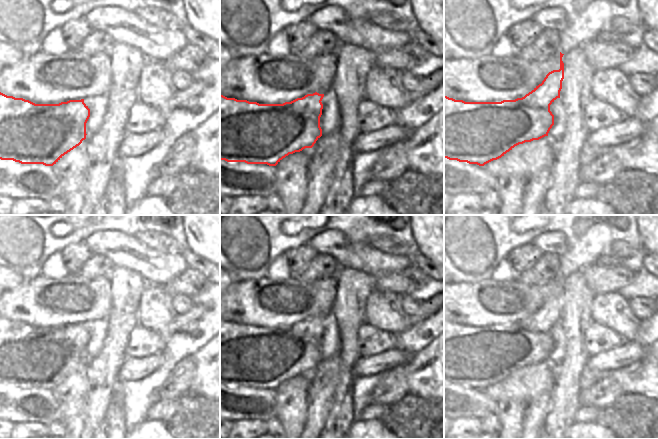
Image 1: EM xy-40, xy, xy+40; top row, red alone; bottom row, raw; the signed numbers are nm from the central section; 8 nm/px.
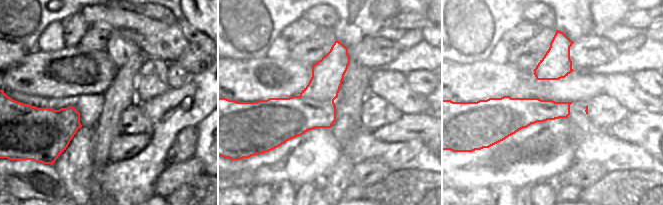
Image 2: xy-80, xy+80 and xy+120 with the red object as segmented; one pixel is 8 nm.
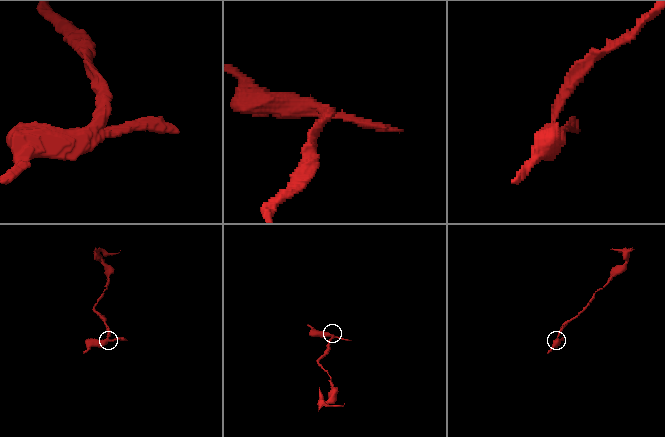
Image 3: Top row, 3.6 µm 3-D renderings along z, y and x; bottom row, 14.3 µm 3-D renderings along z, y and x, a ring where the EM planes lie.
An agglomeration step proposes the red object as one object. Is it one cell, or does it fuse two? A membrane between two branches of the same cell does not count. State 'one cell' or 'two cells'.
two cells

